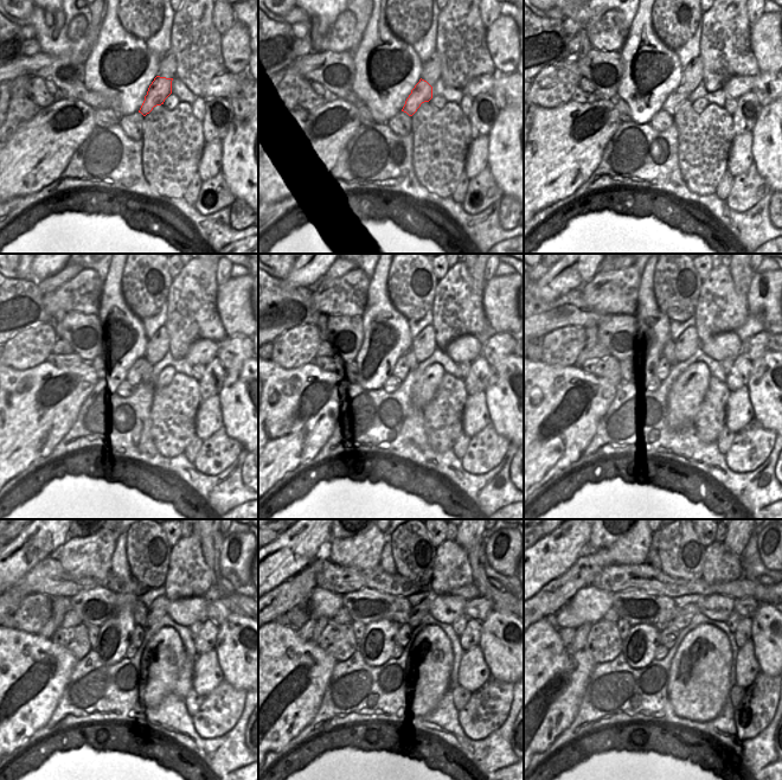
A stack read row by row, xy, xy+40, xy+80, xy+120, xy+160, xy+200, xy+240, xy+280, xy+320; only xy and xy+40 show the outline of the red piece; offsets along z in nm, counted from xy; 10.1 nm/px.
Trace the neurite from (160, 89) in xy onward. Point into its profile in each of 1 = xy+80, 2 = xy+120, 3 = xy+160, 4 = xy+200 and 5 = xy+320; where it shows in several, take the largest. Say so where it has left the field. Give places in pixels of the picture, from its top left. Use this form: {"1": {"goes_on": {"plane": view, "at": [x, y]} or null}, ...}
{"1": {"goes_on": {"plane": "xy+80", "at": [674, 100]}}, "2": {"goes_on": {"plane": "xy+120", "at": [135, 375]}}, "3": {"goes_on": {"plane": "xy+160", "at": [402, 368]}}, "4": {"goes_on": {"plane": "xy+200", "at": [665, 368]}}, "5": {"goes_on": {"plane": "xy+320", "at": [667, 638]}}}

